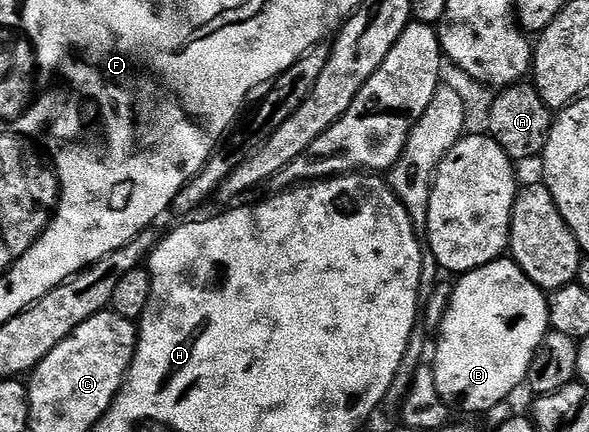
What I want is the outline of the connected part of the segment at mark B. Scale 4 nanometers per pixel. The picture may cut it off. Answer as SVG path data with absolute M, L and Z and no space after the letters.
M502 258L493 260L487 266L476 268L470 272L464 273L460 277L461 280L452 287L449 294L449 305L445 311L445 317L442 318L439 331L441 337L437 340L437 353L433 356L431 367L435 374L435 386L439 386L439 394L445 399L446 404L462 408L465 412L481 412L488 414L495 406L506 403L510 399L509 395L516 390L517 387L526 383L529 367L531 366L531 358L535 358L535 350L539 350L539 346L543 342L545 333L550 331L549 327L549 302L546 293L535 282L531 282L531 278L527 278L527 274L517 265L511 258Z

